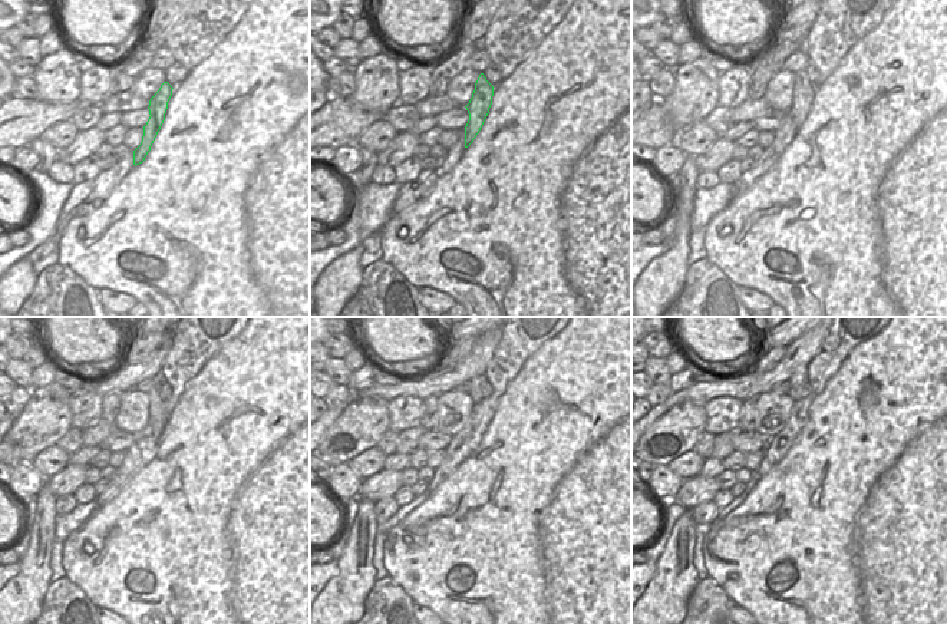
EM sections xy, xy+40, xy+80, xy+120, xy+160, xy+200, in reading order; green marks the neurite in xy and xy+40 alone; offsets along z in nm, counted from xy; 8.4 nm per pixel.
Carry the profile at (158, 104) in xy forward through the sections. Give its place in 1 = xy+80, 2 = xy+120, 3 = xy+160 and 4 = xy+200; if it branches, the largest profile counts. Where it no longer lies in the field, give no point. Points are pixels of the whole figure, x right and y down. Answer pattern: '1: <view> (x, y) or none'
1: xy+80 (804, 92)
2: xy+120 (155, 402)
3: xy+160 (475, 383)
4: xy+200 (799, 376)

